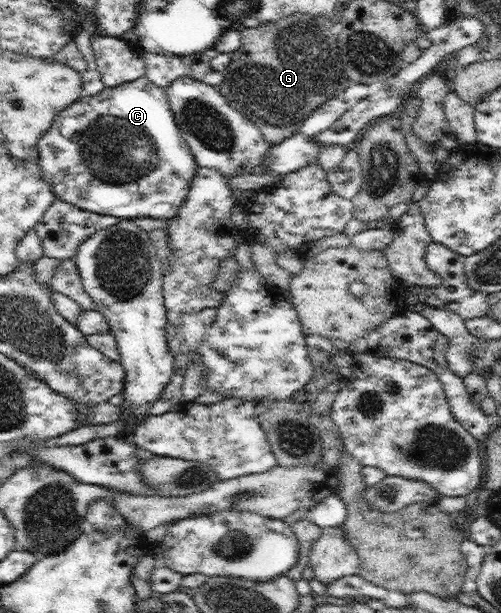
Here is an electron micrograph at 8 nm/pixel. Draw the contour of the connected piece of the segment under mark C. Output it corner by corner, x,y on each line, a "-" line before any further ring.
142,76
132,82
115,86
112,91
110,91
108,87
105,87
102,92
94,97
84,93
79,100
70,104
70,107
58,113
56,119
54,119
54,123
50,125
50,129
42,135
41,140
38,140
38,150
38,162
42,169
43,177
51,184
51,187
54,188
54,194
58,199
65,200
67,203
73,204
82,210
95,212
95,214
98,215
114,216
119,220
152,218
168,221
174,219
174,217
178,217
181,206
190,192
193,178
196,176
197,170
199,169
174,119
174,114
172,113
172,108
167,98
167,88
160,88
154,85
146,76

